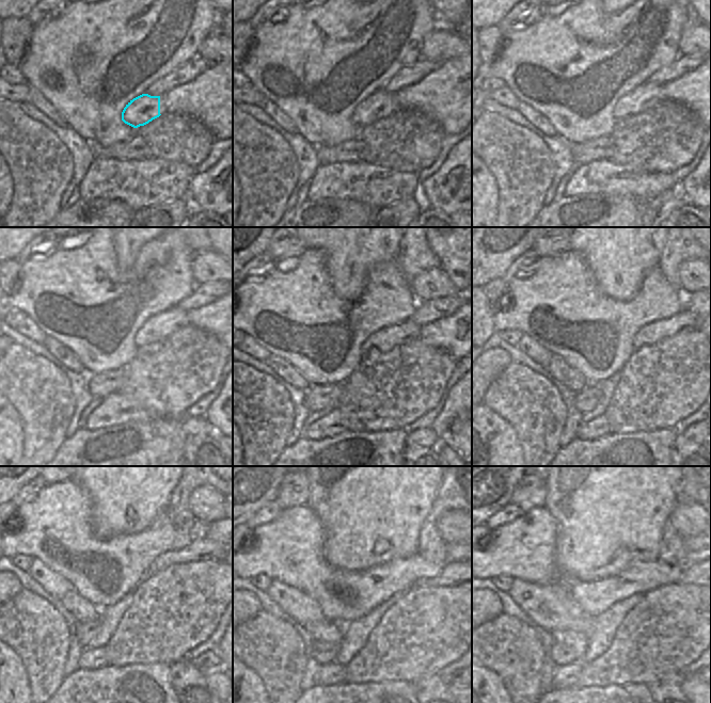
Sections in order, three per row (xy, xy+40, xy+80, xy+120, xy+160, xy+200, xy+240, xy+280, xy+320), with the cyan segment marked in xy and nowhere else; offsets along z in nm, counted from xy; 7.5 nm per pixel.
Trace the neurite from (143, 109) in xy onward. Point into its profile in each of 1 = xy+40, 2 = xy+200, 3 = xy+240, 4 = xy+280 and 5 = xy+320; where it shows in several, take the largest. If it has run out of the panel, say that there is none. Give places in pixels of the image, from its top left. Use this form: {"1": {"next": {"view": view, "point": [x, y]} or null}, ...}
{"1": {"next": {"view": "xy+40", "point": [380, 105]}}, "2": {"next": {"view": "xy+200", "point": [651, 334]}}, "3": {"next": {"view": "xy+240", "point": [169, 577]}}, "4": {"next": {"view": "xy+280", "point": [449, 576]}}, "5": {"next": {"view": "xy+320", "point": [689, 575]}}}

